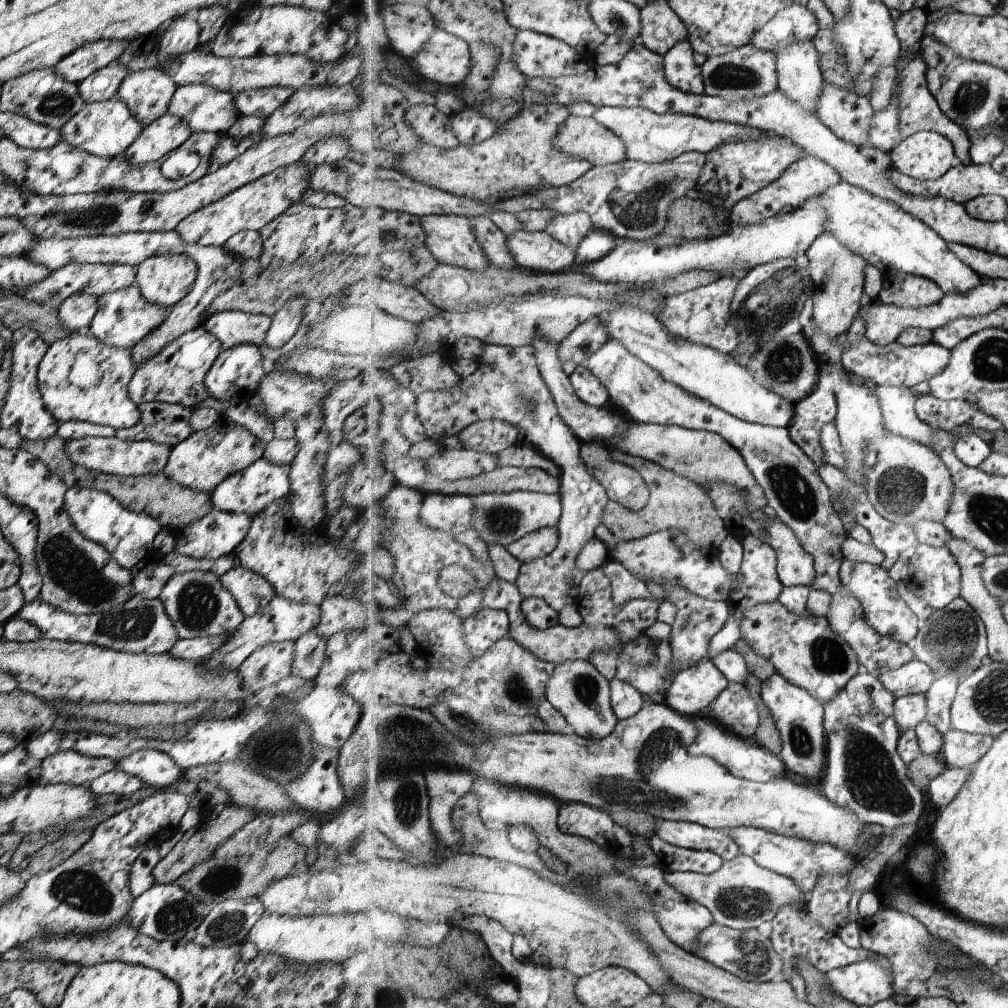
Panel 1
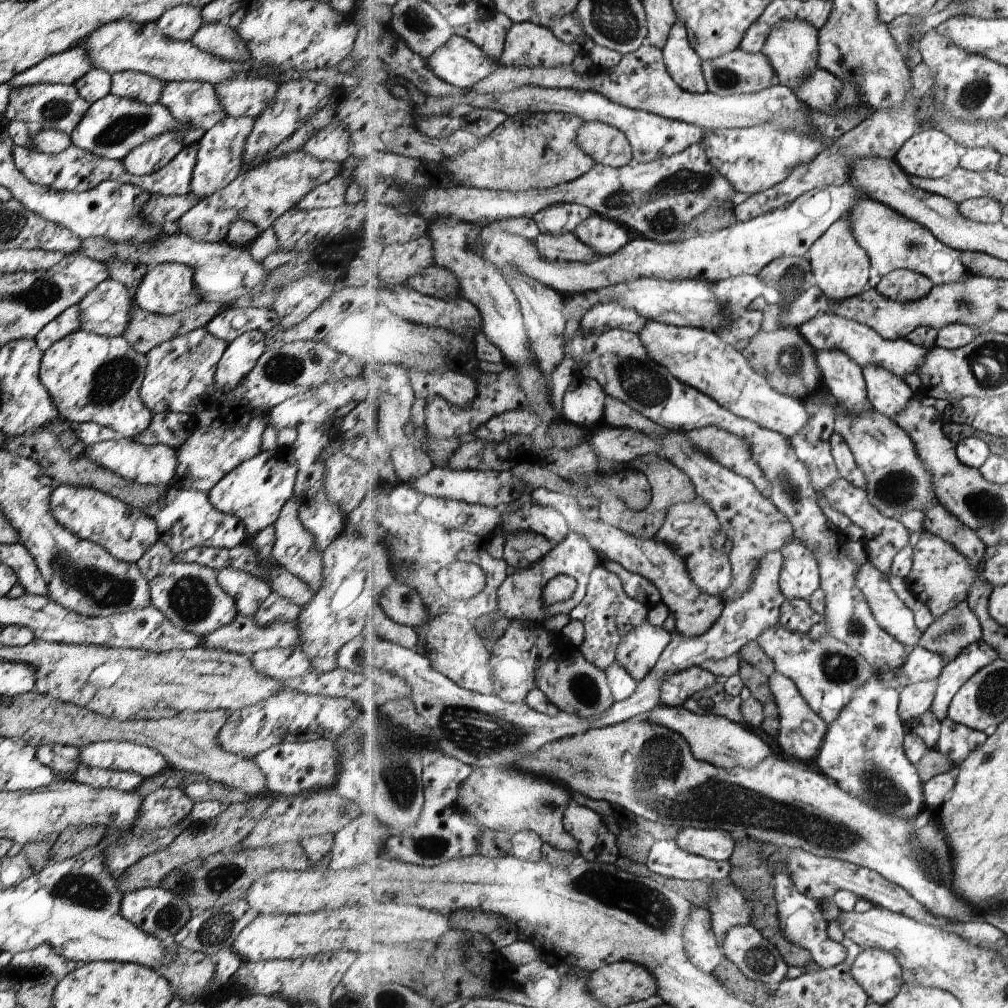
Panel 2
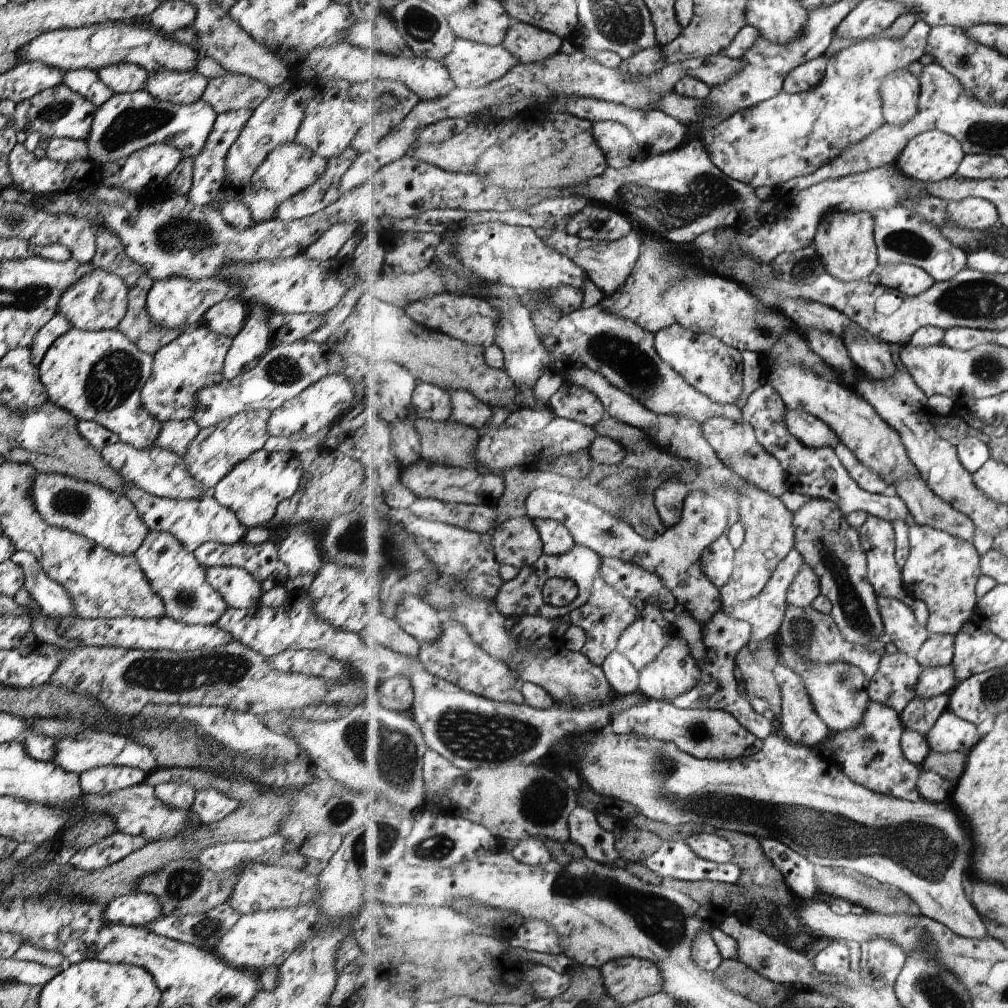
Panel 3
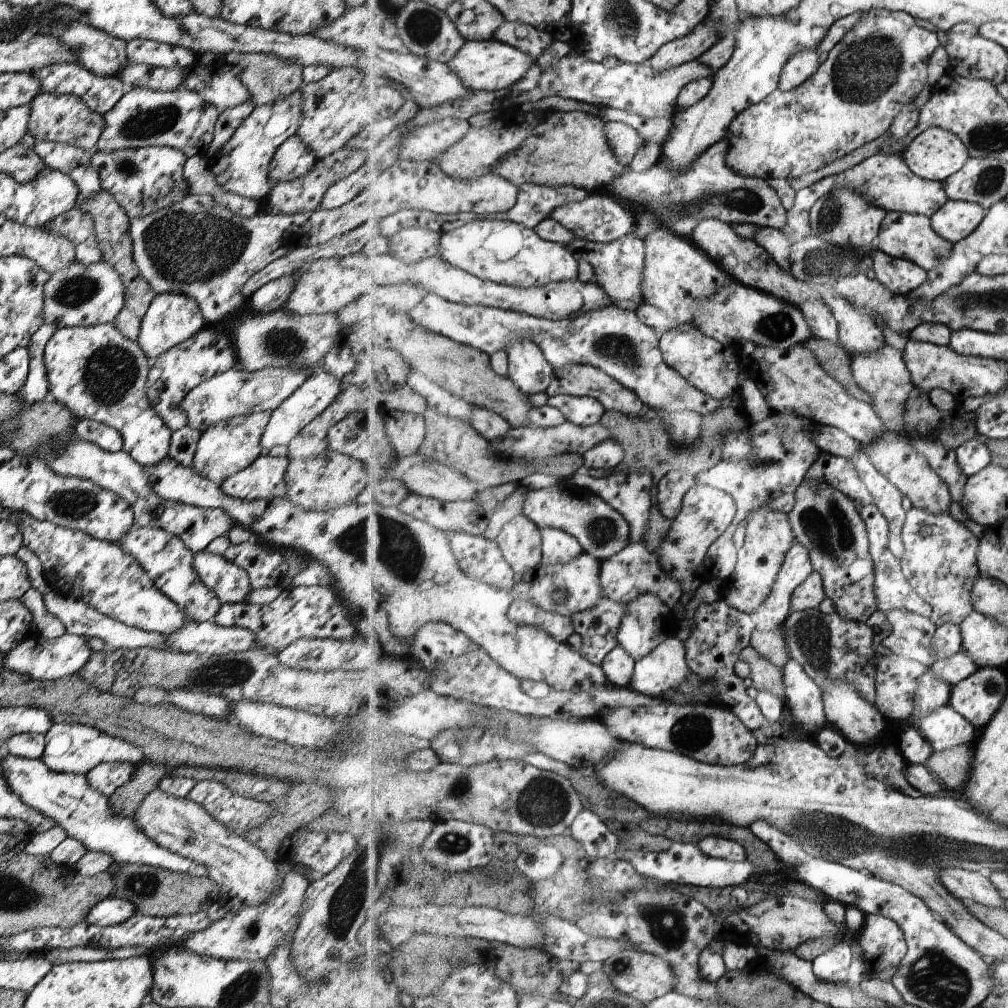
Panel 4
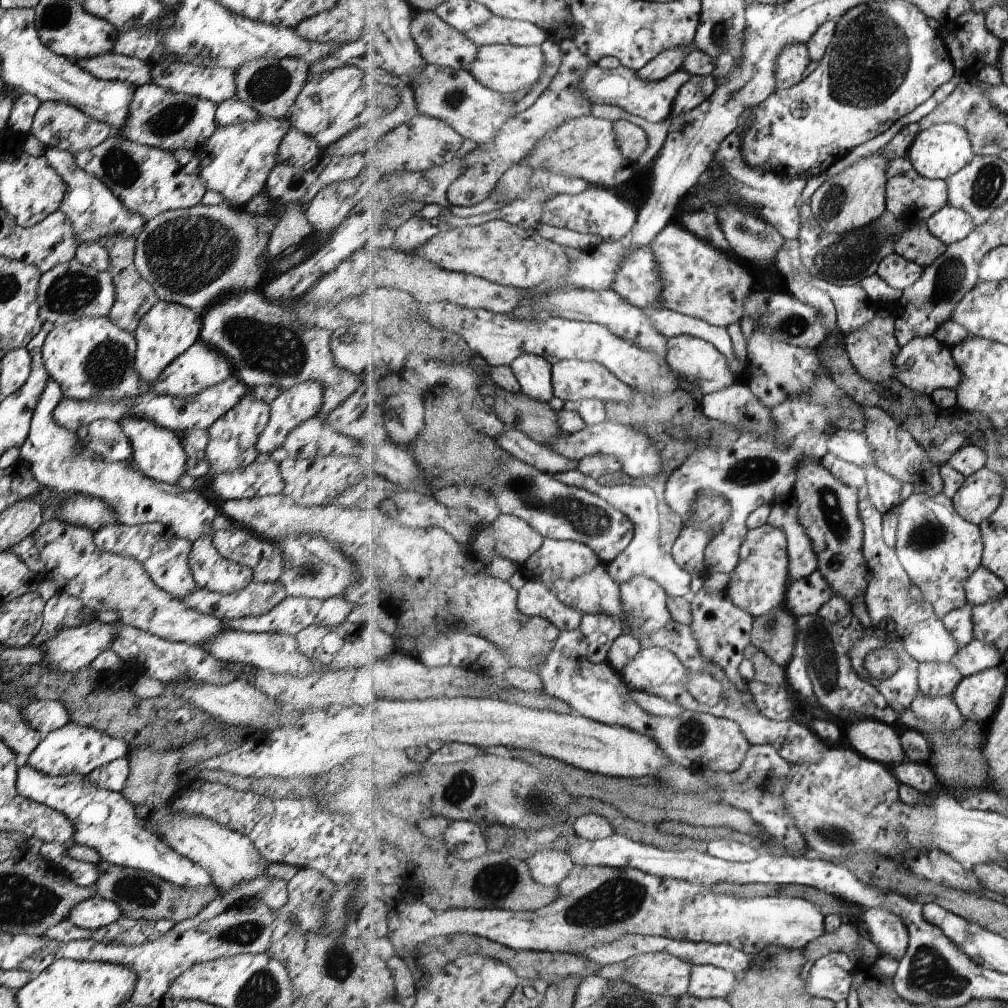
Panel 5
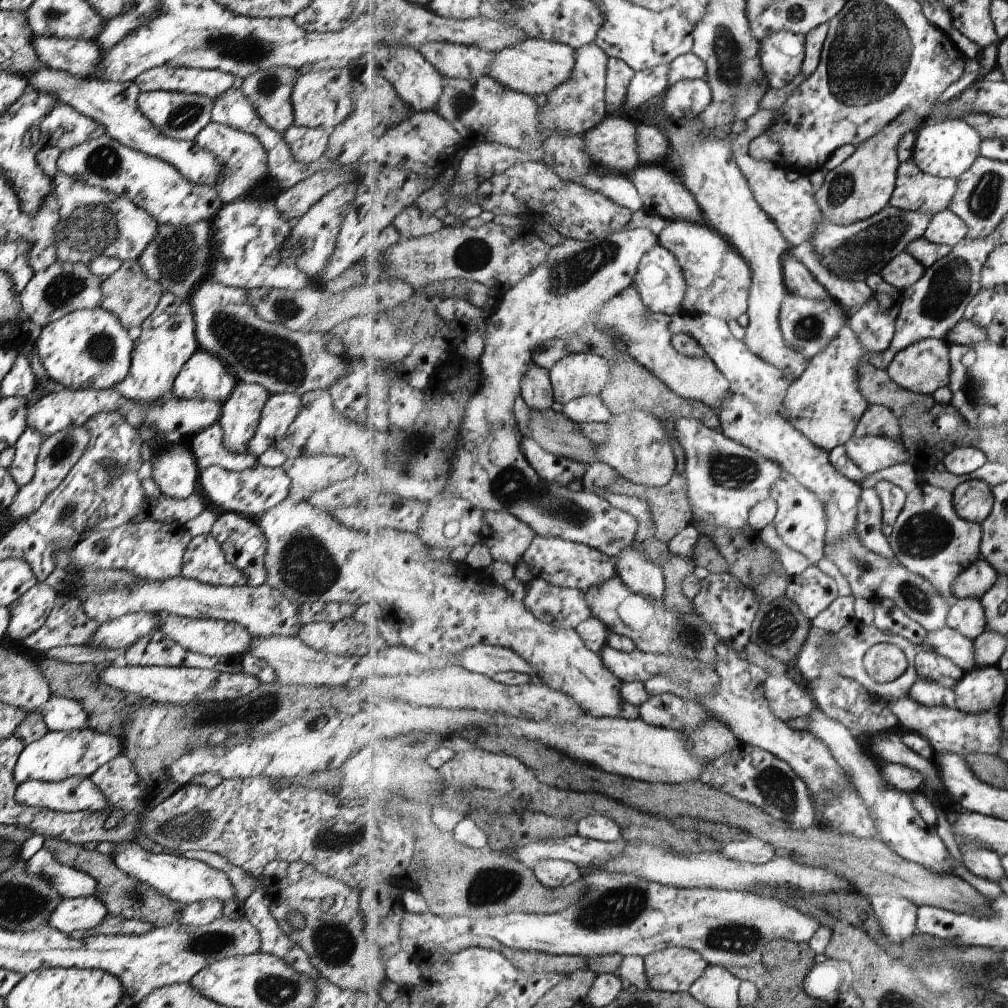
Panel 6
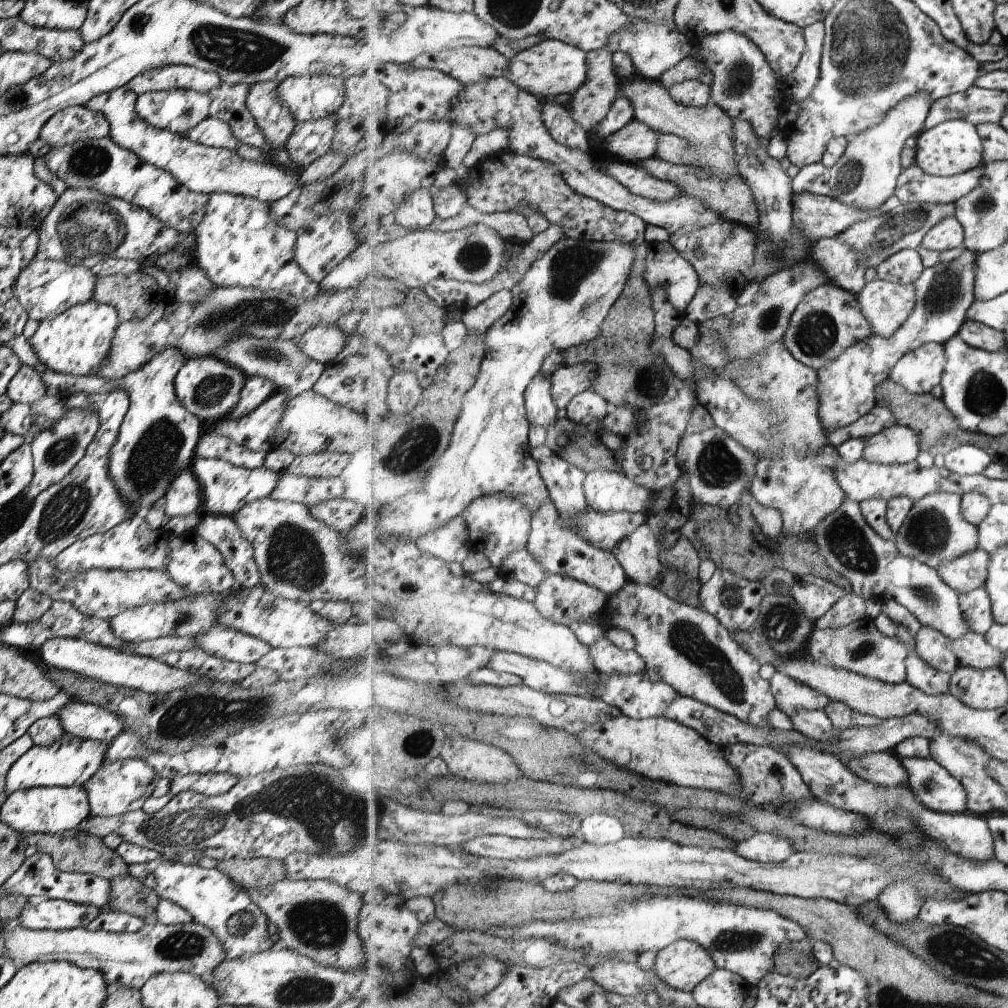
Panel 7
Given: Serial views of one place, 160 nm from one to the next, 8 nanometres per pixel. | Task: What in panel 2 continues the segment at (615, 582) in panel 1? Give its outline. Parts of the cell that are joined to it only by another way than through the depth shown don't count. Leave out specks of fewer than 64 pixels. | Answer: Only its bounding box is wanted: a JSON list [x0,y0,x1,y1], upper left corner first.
[605,560,662,608]

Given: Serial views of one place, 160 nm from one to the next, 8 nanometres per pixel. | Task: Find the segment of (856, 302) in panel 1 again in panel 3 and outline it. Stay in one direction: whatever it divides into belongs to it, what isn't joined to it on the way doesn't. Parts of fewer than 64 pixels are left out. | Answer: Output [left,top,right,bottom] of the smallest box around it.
[816,211,878,282]

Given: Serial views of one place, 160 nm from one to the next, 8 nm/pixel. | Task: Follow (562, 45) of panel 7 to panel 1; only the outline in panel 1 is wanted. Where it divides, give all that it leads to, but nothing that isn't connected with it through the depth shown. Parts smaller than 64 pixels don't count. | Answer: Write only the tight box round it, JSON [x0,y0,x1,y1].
[411,29,473,88]

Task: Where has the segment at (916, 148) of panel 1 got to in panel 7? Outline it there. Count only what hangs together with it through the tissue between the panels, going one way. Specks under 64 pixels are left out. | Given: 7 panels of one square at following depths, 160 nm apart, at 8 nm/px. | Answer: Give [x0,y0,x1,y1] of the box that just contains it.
[916,119,984,177]

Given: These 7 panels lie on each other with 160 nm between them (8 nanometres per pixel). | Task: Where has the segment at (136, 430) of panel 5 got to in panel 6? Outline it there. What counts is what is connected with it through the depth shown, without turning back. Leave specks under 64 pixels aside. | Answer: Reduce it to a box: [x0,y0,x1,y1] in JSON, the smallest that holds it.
[148,440,198,500]

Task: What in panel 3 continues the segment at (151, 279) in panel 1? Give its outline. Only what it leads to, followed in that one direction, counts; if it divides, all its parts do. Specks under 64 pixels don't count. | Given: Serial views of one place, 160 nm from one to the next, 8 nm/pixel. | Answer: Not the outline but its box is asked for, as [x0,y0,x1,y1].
[144,276,240,329]

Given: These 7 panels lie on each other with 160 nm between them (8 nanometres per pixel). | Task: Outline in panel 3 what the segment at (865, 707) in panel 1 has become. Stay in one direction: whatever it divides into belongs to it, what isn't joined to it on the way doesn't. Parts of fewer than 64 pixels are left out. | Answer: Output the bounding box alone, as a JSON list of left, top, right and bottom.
[820,700,923,802]

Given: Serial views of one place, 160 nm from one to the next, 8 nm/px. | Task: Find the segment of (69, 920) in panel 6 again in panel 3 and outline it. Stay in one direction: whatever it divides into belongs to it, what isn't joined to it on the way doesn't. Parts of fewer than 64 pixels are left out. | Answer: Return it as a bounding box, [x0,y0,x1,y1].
[103,891,165,927]

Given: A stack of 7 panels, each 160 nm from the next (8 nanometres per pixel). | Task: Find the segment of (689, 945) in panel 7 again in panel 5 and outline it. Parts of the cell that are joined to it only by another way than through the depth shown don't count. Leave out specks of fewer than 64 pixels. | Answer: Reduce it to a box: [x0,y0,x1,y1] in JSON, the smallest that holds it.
[627,951,694,997]

